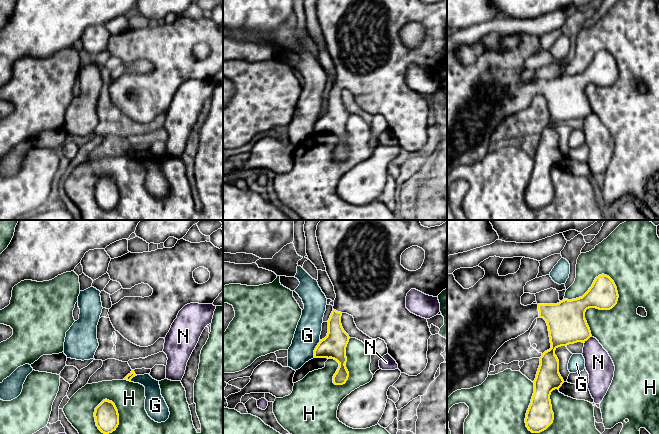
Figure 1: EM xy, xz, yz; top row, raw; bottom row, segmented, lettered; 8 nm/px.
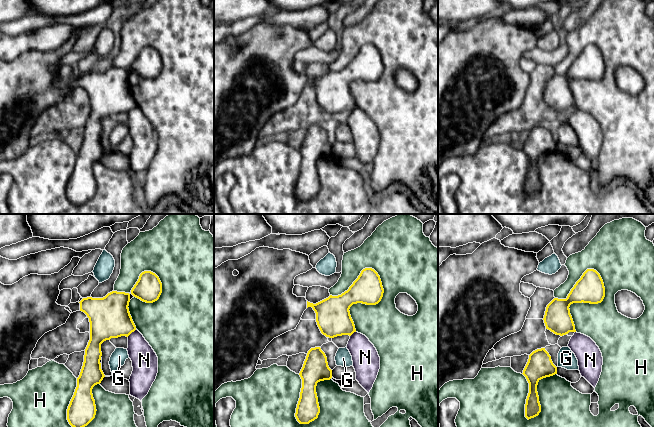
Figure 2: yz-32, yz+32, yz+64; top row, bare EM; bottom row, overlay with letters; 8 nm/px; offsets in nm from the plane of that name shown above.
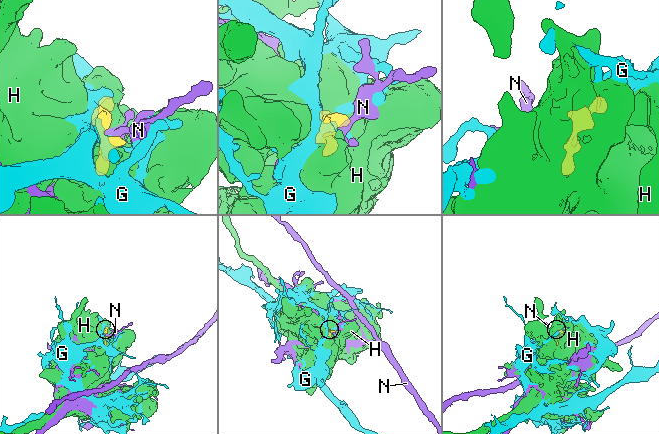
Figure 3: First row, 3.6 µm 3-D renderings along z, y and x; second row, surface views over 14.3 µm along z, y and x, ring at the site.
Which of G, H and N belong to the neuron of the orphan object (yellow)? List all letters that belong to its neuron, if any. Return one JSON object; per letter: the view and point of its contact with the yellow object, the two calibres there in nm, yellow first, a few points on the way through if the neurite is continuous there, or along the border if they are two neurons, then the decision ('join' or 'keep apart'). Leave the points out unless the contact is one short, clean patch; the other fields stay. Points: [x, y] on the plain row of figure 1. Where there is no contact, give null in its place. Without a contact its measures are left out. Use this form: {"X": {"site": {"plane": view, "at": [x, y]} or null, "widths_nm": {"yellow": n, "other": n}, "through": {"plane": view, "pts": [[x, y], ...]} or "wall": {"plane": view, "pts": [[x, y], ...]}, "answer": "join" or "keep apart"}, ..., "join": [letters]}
{"G": {"site": {"plane": "xz", "at": [315, 124]}, "widths_nm": {"yellow": 200, "other": 200}, "answer": "keep apart"}, "H": {"site": {"plane": "yz", "at": [604, 85]}, "widths_nm": {"yellow": 240, "other": 380}, "answer": "keep apart"}, "N": {"site": {"plane": "yz", "at": [587, 115]}, "widths_nm": {"yellow": 320, "other": 220}, "wall": {"plane": "yz", "pts": [[591, 112], [584, 119]]}, "answer": "keep apart"}, "join": []}

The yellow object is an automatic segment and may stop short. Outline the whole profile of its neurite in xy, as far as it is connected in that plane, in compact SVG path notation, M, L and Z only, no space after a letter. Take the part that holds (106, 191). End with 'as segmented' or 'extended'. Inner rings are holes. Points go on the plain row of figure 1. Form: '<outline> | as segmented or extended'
M107 175L95 184L94 193L96 202L104 210L112 209L119 201L118 186L112 177Z | as segmented

